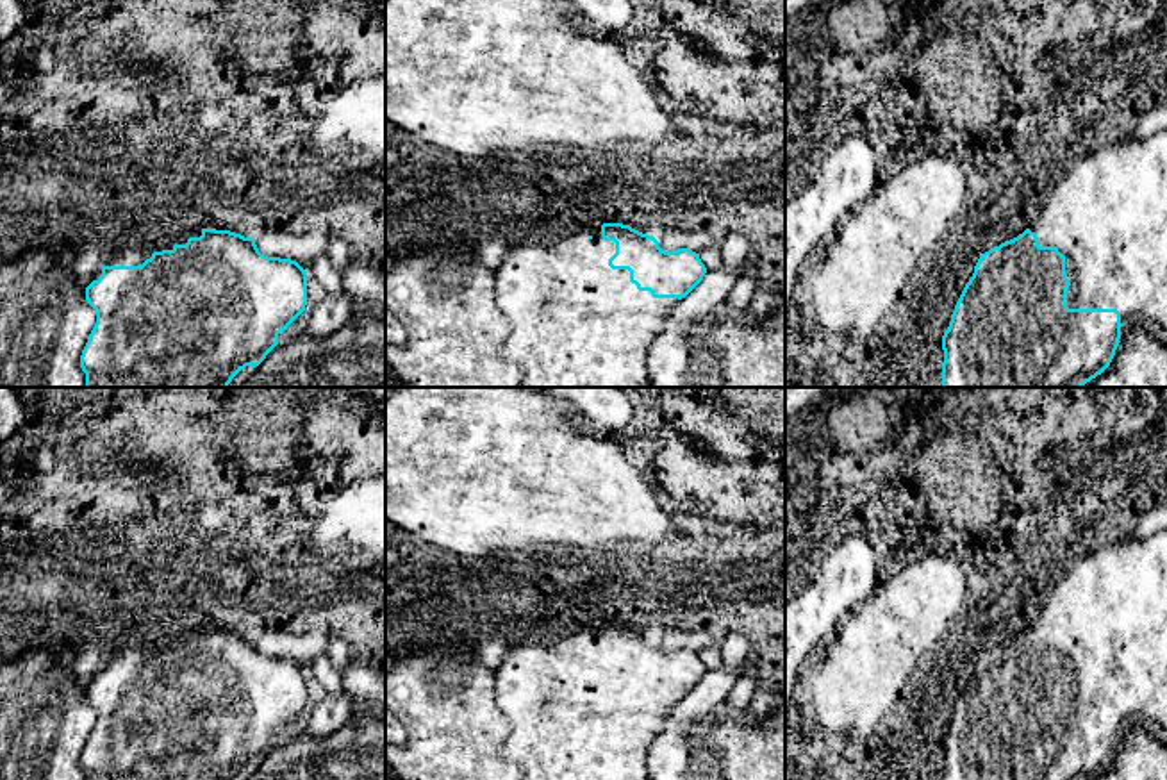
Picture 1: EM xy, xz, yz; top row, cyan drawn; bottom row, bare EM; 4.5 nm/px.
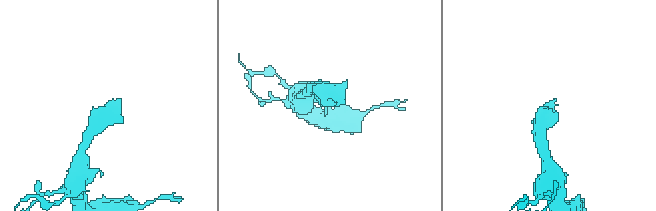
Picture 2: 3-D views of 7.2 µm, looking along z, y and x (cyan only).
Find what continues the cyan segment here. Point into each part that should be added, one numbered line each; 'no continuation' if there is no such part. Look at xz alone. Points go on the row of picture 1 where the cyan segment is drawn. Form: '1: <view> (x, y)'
1: xz (575, 322)

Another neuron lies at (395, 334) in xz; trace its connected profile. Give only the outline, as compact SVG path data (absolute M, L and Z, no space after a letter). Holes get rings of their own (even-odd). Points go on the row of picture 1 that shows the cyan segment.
M385 305L385 346L403 346L407 332Z

